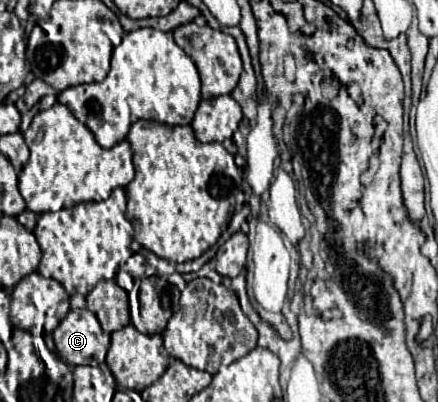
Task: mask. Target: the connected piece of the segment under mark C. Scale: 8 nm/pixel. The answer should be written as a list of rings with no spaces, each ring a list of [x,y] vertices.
[[[71,309],[67,317],[53,331],[53,341],[57,355],[67,365],[101,365],[105,361],[107,349],[110,347],[111,335],[105,333],[97,321],[97,317],[89,309]]]

